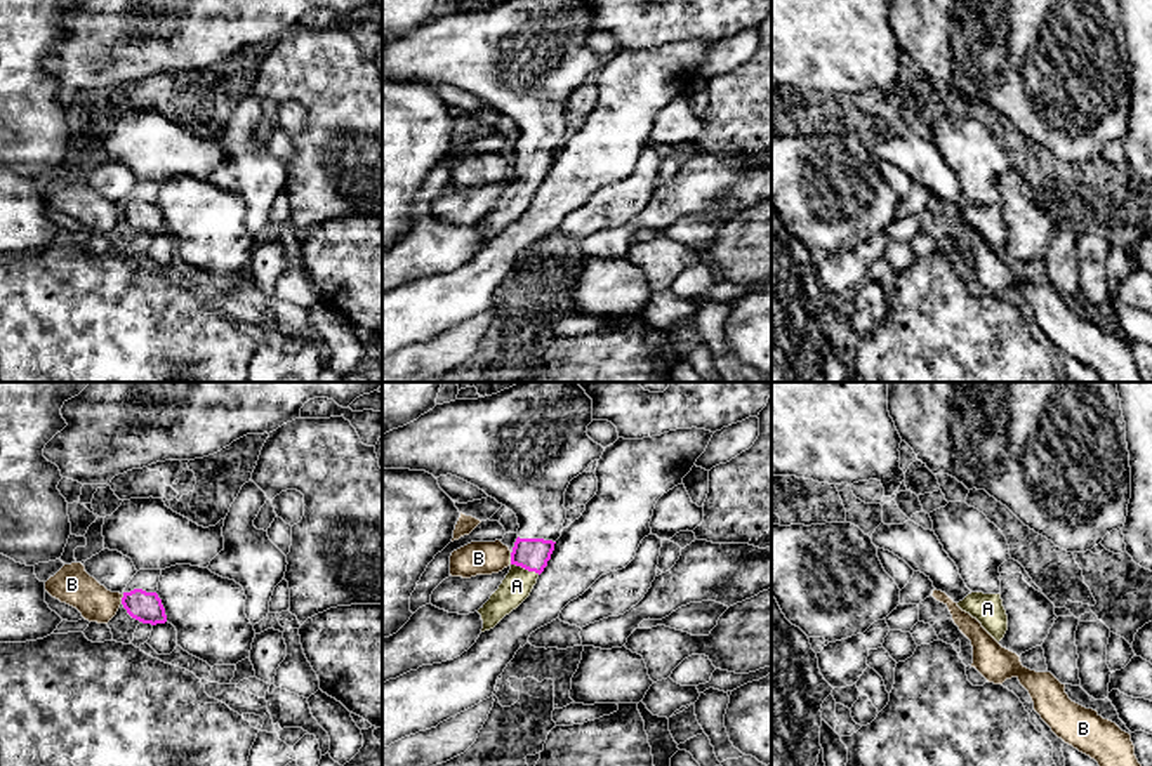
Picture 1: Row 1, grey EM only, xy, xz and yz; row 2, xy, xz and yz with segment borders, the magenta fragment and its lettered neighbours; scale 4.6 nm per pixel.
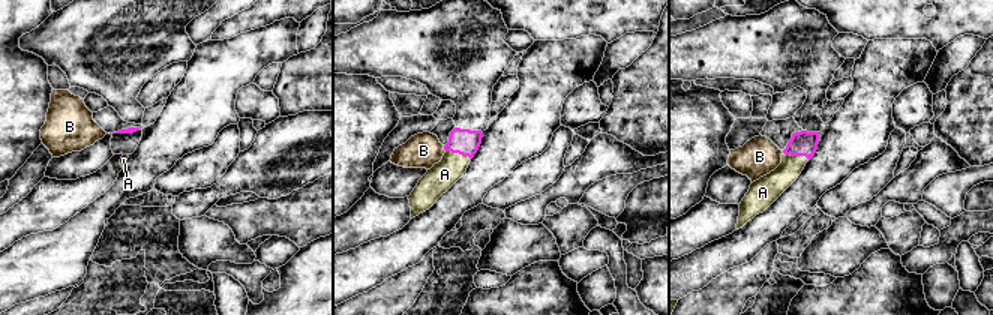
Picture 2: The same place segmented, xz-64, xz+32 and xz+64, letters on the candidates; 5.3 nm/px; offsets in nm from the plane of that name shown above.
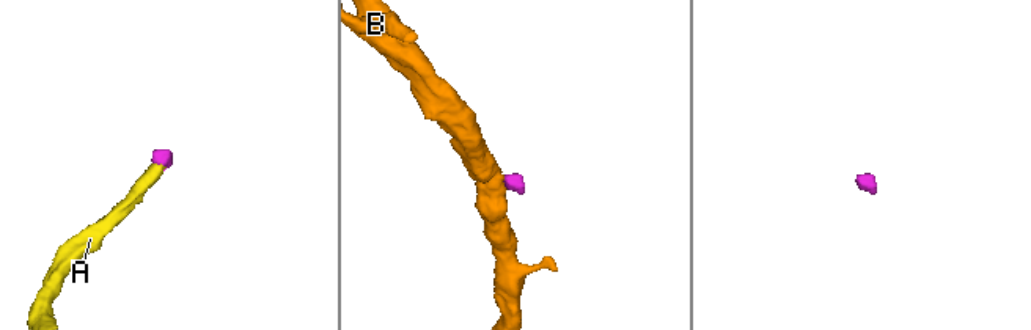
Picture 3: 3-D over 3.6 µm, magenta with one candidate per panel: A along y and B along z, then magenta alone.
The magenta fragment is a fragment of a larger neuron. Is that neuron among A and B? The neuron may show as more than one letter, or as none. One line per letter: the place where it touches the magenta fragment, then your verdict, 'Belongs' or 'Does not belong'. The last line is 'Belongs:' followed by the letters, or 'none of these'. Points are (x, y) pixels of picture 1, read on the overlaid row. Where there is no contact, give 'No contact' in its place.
A: Touches magenta at xz (525, 568). Belongs
B: Touches magenta at xz (511, 558). Does not belong
Belongs: A

